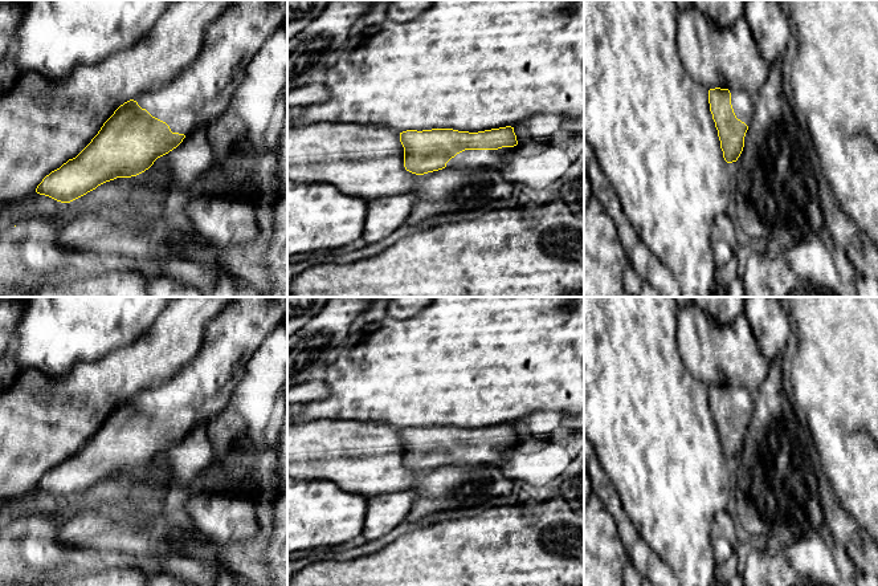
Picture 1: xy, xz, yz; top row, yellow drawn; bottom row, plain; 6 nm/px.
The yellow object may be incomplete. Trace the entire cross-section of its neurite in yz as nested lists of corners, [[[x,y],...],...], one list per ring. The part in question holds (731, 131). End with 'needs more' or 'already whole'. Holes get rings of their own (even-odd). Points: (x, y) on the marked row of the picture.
[[[710,89],[708,103],[723,158],[736,162],[744,147],[744,137],[754,117],[754,98],[743,89]]]; needs more

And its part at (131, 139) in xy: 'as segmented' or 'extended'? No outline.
extended

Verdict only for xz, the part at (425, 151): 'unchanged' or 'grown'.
grown

